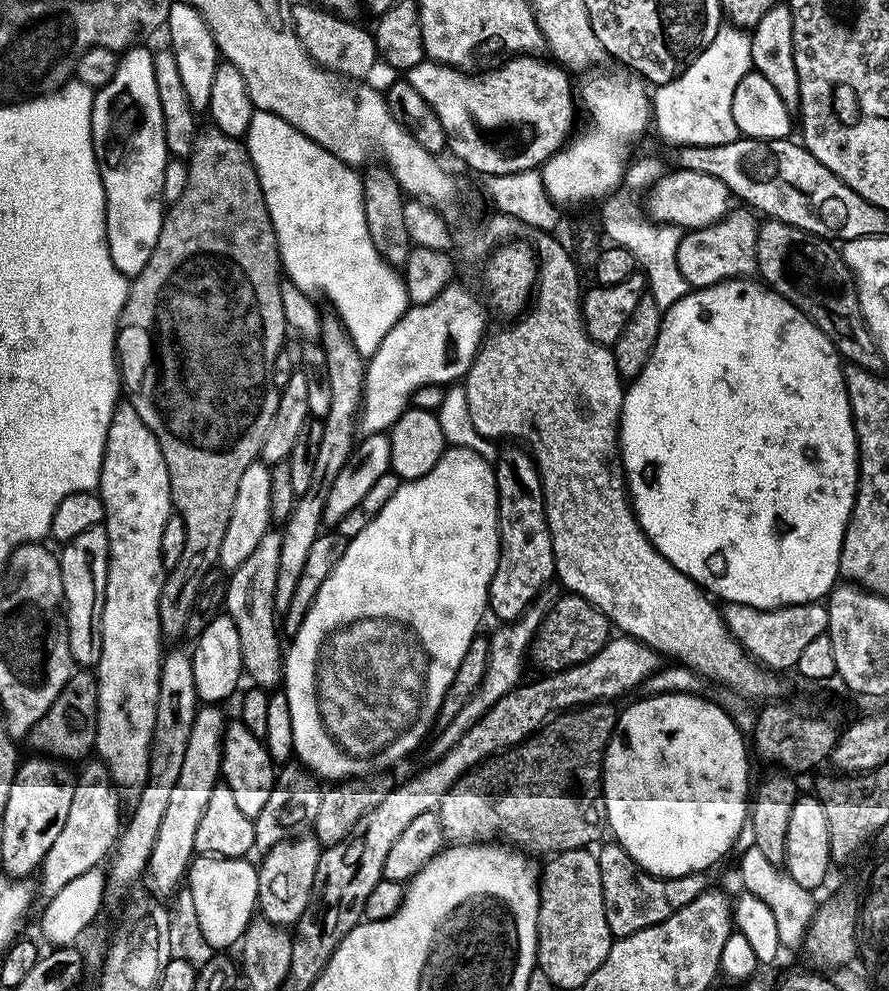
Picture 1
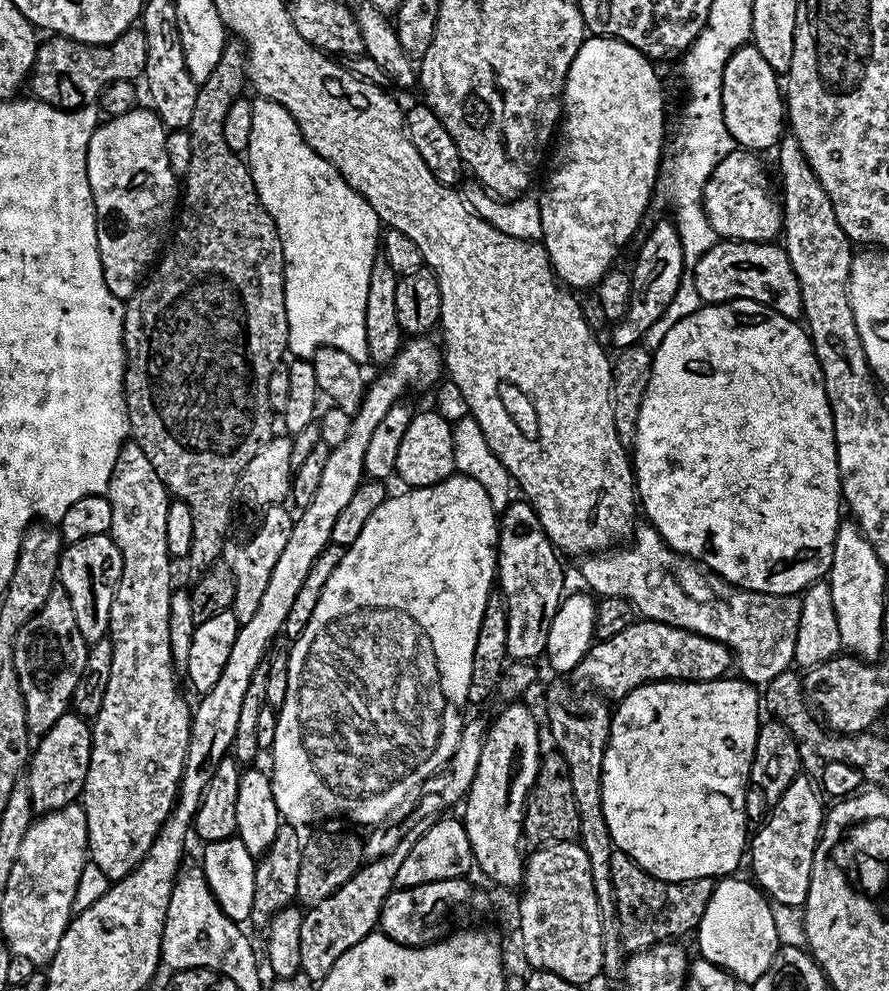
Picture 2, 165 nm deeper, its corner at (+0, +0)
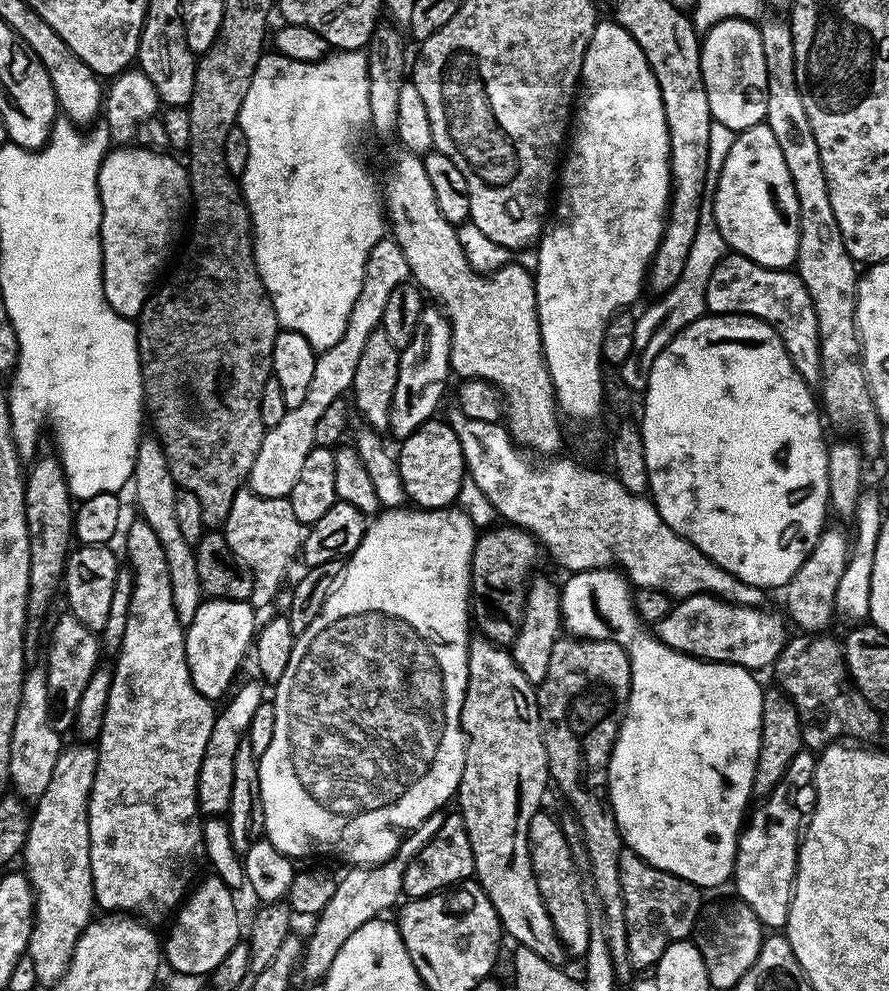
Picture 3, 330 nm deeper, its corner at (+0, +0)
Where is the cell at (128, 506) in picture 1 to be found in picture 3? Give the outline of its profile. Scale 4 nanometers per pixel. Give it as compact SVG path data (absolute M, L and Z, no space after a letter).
M139 518L133 519L134 522L128 528L128 560L126 560L127 567L132 570L132 597L130 598L130 606L128 607L128 617L126 618L126 634L122 638L122 646L114 660L114 671L112 674L112 685L110 686L110 698L106 702L106 714L104 715L104 725L100 731L100 739L98 741L98 751L96 754L96 773L94 774L94 782L92 783L92 793L88 799L88 829L90 830L90 874L92 875L92 895L95 903L100 904L108 914L131 914L133 917L139 918L144 922L153 922L152 920L167 921L169 917L175 913L176 909L180 907L182 901L185 899L186 893L189 891L190 885L193 883L192 871L196 868L196 856L202 848L202 824L198 819L192 820L198 816L198 805L196 802L196 787L198 786L198 770L202 766L202 758L206 750L206 742L210 742L210 730L216 721L217 709L214 707L213 701L205 698L203 694L194 686L194 682L190 678L190 670L188 669L188 659L186 658L186 646L184 645L184 634L186 631L185 625L178 622L178 614L174 614L174 598L170 590L170 570L166 566L166 554L162 550L162 542L158 542L158 534L154 534L154 530L150 530L150 526L144 520Z

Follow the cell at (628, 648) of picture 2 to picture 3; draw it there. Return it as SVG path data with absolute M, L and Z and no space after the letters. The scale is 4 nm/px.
M701 594L698 596L686 596L679 602L673 603L672 609L654 626L654 635L666 646L670 646L679 652L685 652L687 656L695 656L697 660L707 660L714 664L737 664L740 668L757 670L775 665L778 654L784 648L786 635L784 636L785 621L776 616L764 612L761 607L748 608L745 604L729 604L718 596Z

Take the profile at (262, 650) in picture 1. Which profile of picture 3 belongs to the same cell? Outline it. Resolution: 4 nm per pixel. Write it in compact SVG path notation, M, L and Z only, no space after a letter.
M241 490L236 493L222 531L232 553L252 574L252 607L263 610L279 594L288 563L301 555L305 525L298 522L294 506L286 498L262 498L251 490Z

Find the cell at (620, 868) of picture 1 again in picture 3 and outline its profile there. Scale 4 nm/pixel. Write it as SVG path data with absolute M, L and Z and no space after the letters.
M627 846L620 849L618 874L626 914L628 957L633 969L651 969L671 944L689 939L693 935L702 911L701 889L666 870L650 866Z

